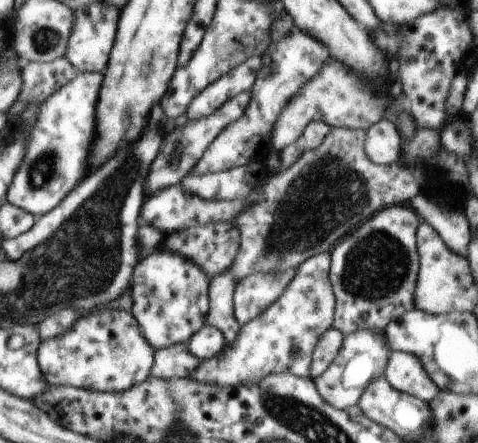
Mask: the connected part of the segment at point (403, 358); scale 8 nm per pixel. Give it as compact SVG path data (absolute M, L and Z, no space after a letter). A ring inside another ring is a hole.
M392 351L384 375L395 389L412 397L430 403L441 392L429 378L421 361L411 353Z

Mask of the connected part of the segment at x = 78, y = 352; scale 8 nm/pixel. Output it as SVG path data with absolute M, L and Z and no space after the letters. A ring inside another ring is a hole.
M95 309L74 324L58 340L44 339L37 352L42 374L50 386L68 386L90 391L120 393L152 377L156 351L142 335L131 311Z

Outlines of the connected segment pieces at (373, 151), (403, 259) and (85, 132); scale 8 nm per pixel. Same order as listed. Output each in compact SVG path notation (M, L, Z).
M386 116L366 130L364 151L373 164L392 164L400 158L400 136Z
M395 205L373 215L356 230L344 237L333 248L329 267L330 283L335 297L333 328L343 336L361 329L383 331L386 326L407 311L415 309L413 295L419 274L419 255L417 252L418 216L412 208Z
M78 72L70 83L62 86L41 104L37 122L27 133L28 151L25 152L24 162L9 188L7 203L38 218L58 206L74 186L88 174L90 146L96 140L96 104L98 104L98 92L102 80L104 80L102 74Z

